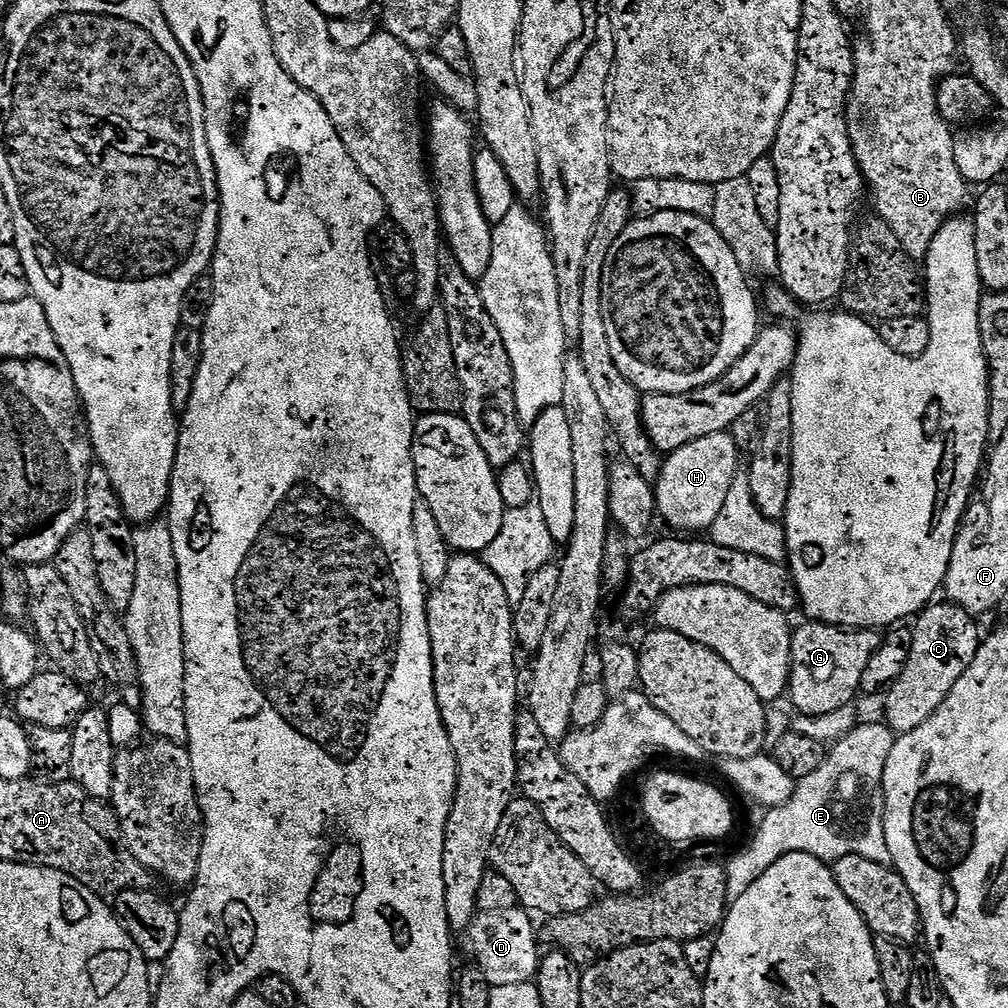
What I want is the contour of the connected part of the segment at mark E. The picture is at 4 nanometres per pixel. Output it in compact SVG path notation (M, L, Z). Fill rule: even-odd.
M887 723L860 724L830 748L822 766L798 781L796 793L787 804L763 813L764 821L756 837L732 861L727 861L729 897L742 895L758 878L762 878L762 874L766 874L766 870L770 870L770 866L774 866L774 862L778 862L778 858L791 852L805 852L825 862L861 856L891 865L892 855L884 825L884 771L896 738L897 733ZM844 776L852 780L848 793L842 780Z

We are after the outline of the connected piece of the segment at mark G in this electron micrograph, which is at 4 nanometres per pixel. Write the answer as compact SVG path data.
M807 622L797 627L792 636L792 675L790 697L800 712L808 716L828 716L844 708L861 691L860 683L871 656L880 648L882 636L874 628L846 628L838 624Z

